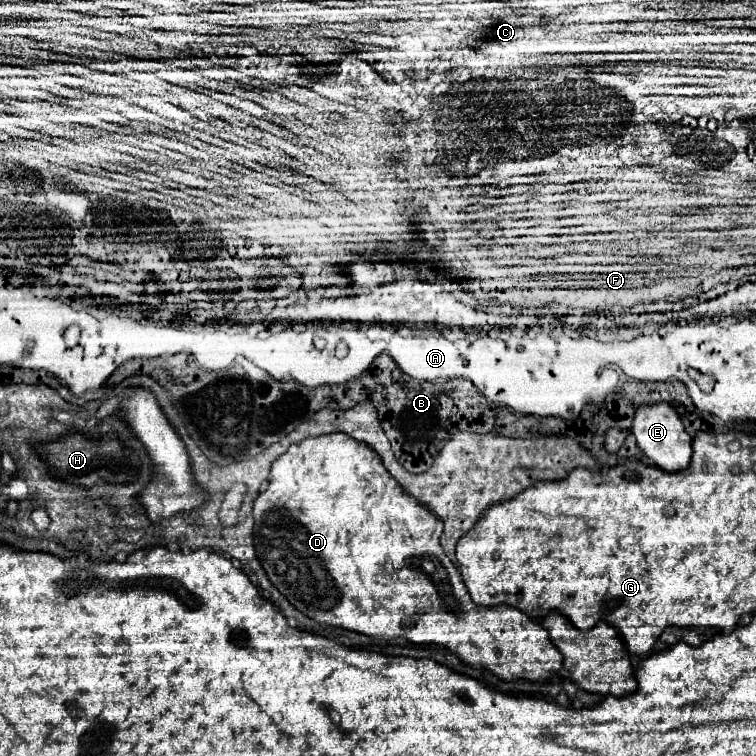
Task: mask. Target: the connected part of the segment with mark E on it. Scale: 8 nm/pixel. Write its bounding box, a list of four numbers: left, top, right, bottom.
[632,403,692,471]

